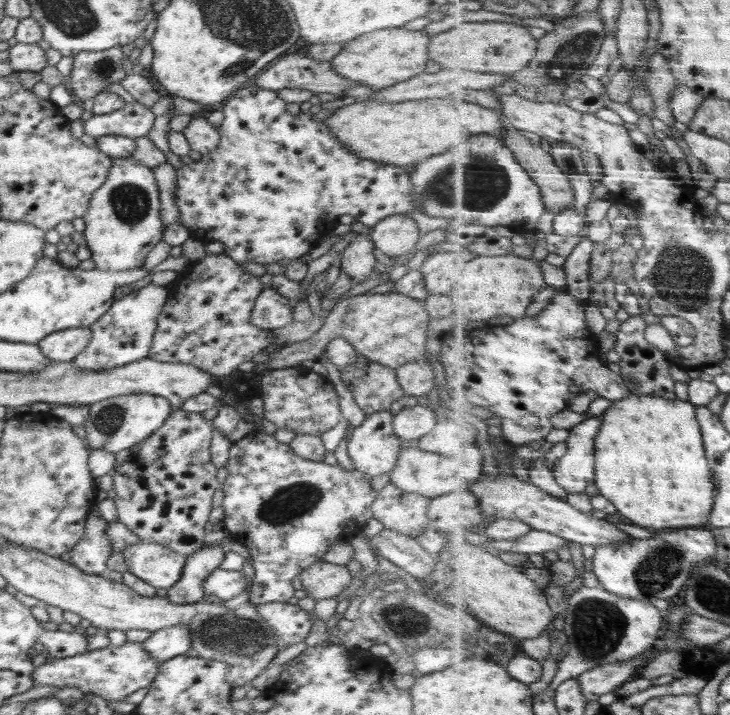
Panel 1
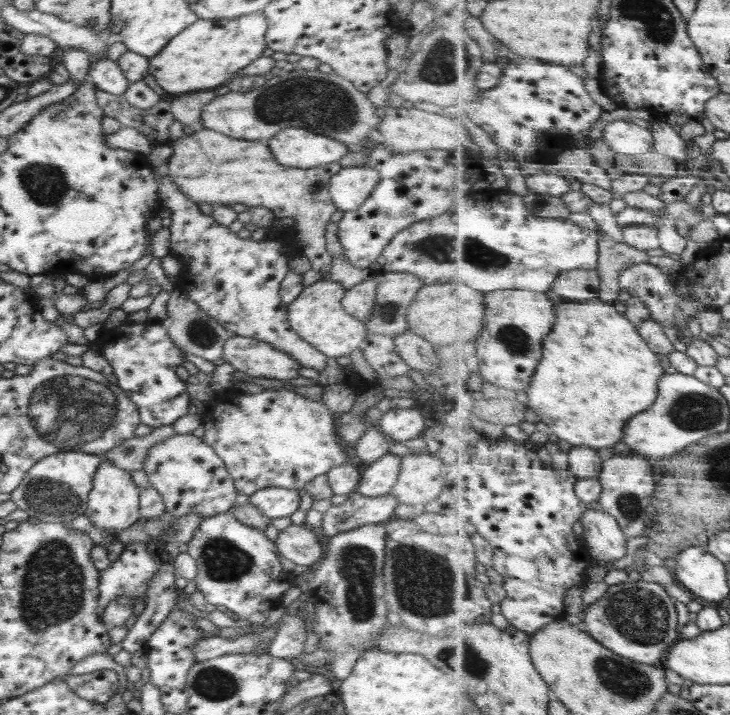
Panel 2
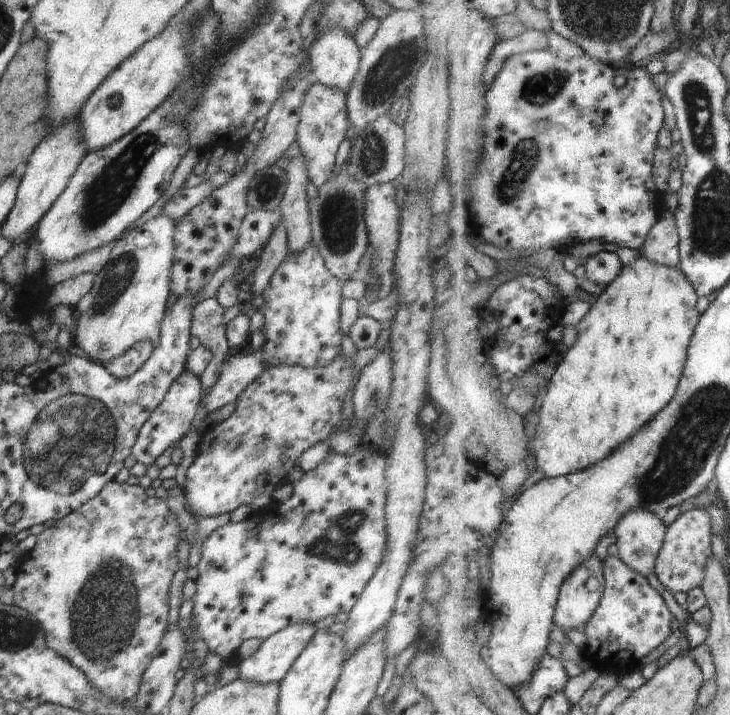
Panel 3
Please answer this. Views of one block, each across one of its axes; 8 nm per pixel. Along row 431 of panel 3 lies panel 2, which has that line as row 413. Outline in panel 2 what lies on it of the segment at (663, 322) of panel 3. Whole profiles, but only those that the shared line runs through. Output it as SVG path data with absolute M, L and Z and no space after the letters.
M558 299L556 314L559 316L559 324L544 342L543 361L536 370L531 388L527 390L528 406L550 427L551 432L573 446L597 450L614 448L624 440L628 422L656 404L666 369L639 328L614 303L602 299L584 302Z

